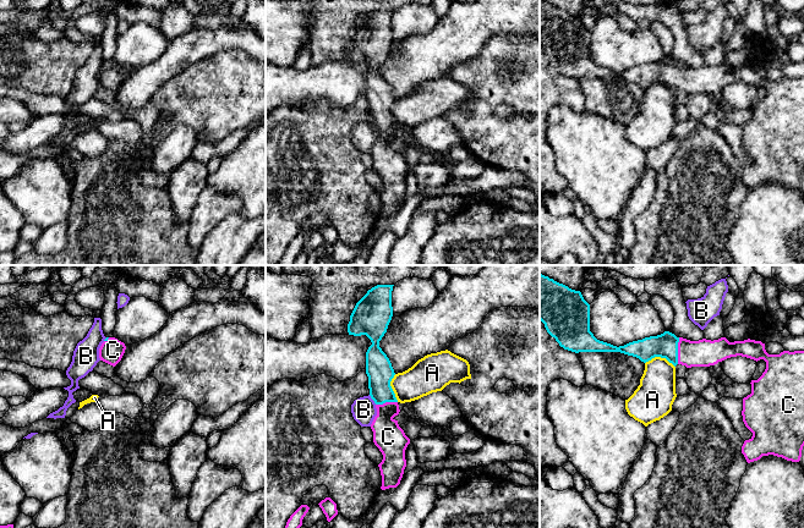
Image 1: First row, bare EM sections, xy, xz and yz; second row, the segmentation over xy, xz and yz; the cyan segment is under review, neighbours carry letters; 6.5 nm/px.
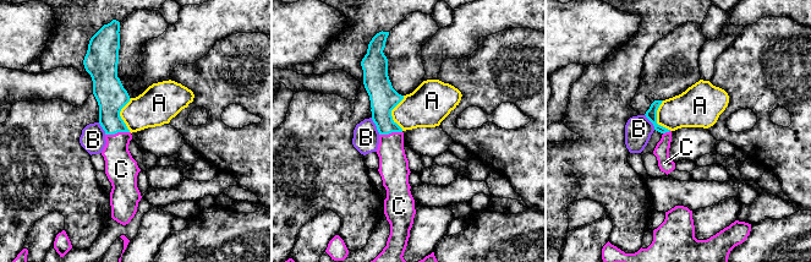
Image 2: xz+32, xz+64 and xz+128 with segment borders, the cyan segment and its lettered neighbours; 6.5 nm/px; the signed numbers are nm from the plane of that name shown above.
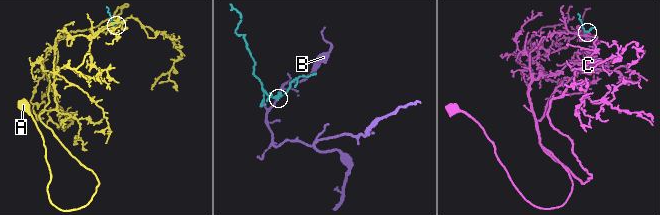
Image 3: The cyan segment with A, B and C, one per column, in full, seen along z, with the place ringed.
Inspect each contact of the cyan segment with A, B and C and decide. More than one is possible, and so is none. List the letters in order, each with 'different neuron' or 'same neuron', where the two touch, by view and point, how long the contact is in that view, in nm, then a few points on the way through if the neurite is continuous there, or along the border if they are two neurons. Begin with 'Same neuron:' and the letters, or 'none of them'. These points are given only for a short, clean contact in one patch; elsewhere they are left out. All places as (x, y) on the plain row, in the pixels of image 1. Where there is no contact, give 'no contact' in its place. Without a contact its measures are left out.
Same neuron: C
A: different neuron | yz (660, 82) | 200 nm | along yz (645, 88), (655, 83), (665, 83), (674, 93)
B: different neuron | xz (372, 125) | 80 nm | along xz (368, 121), (376, 130)
C: same neuron | yz (677, 77) | 180 nm | across yz (666, 71), (677, 77), (704, 78)

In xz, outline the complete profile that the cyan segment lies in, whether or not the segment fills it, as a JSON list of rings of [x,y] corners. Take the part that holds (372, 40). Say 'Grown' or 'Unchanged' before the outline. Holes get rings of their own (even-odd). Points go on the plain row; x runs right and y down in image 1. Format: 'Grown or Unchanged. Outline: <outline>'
Grown. Outline: [[[377,11],[356,29],[348,50],[349,61],[366,61],[372,71],[366,78],[366,100],[370,122],[376,130],[377,142],[371,155],[373,169],[383,181],[378,191],[382,216],[396,214],[406,193],[405,176],[410,165],[394,145],[399,131],[390,108],[395,99],[379,67],[387,59],[393,43],[392,17],[394,11]]]

